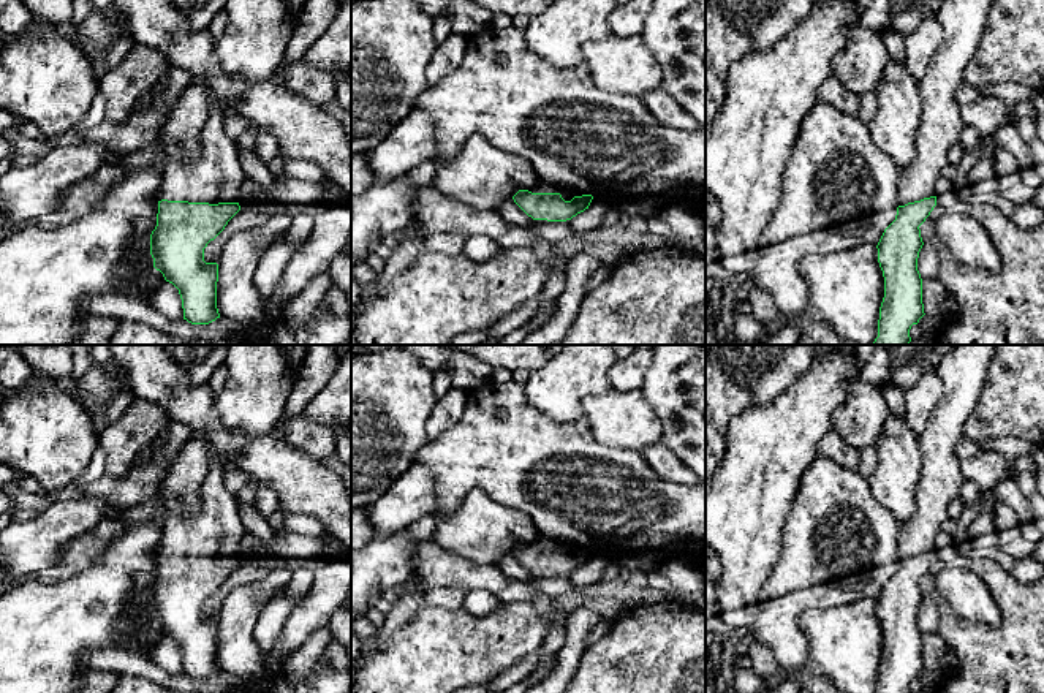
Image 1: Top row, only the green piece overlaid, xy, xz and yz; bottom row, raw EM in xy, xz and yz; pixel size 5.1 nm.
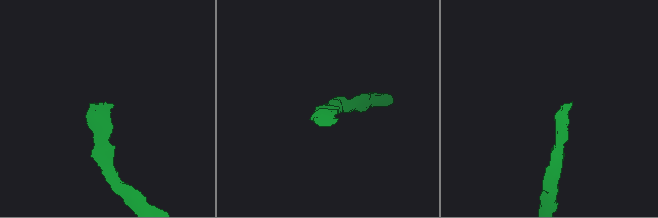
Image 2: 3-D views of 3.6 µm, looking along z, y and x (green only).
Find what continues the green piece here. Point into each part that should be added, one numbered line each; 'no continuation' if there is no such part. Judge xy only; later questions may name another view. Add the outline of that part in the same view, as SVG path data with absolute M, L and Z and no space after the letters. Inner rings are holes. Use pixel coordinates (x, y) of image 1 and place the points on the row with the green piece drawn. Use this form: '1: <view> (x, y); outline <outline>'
1: xy (214, 176); outline M212 108L207 123L201 131L201 152L193 160L185 157L179 144L165 144L168 161L163 172L161 198L168 201L188 203L239 203L239 188L245 179L236 142L223 131L225 112L221 108Z

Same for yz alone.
1: yz (964, 21); outline M946 0L936 14L943 27L943 41L929 63L929 71L917 81L921 97L921 122L916 134L916 152L903 169L898 187L898 206L935 196L935 184L949 163L949 150L960 142L962 106L955 100L962 87L962 74L970 65L984 33L992 0Z

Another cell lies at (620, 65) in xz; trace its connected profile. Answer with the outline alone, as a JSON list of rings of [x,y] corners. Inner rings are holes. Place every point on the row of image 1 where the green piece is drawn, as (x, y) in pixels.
[[[611,36],[582,44],[593,82],[612,93],[644,98],[661,87],[661,66],[642,36]]]

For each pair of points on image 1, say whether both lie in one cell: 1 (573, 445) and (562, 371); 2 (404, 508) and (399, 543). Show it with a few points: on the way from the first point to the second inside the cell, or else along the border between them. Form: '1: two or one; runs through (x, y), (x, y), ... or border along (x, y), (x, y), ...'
1: two; border along (535, 407), (557, 421), (584, 418)
2: two; border along (404, 530), (377, 537)

